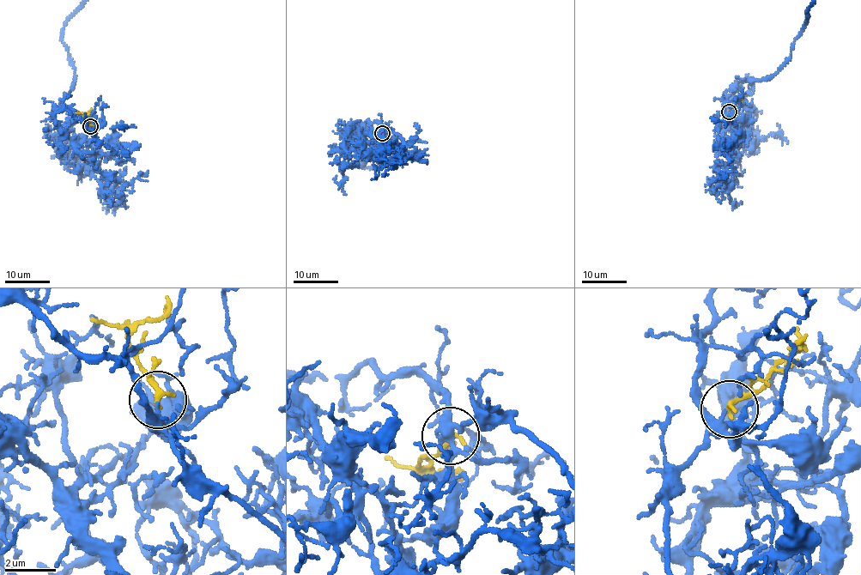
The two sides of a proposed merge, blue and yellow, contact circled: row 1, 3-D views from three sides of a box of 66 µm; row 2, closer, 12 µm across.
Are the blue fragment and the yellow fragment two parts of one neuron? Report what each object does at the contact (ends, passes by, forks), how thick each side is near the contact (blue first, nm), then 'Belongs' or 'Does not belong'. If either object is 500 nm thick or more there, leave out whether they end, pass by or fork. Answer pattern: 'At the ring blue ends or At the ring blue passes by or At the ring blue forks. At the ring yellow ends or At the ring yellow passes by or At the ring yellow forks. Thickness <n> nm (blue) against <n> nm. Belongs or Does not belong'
At the ring blue forks. At the ring yellow passes by. Thickness 180 nm (blue) against 180 nm. Belongs

